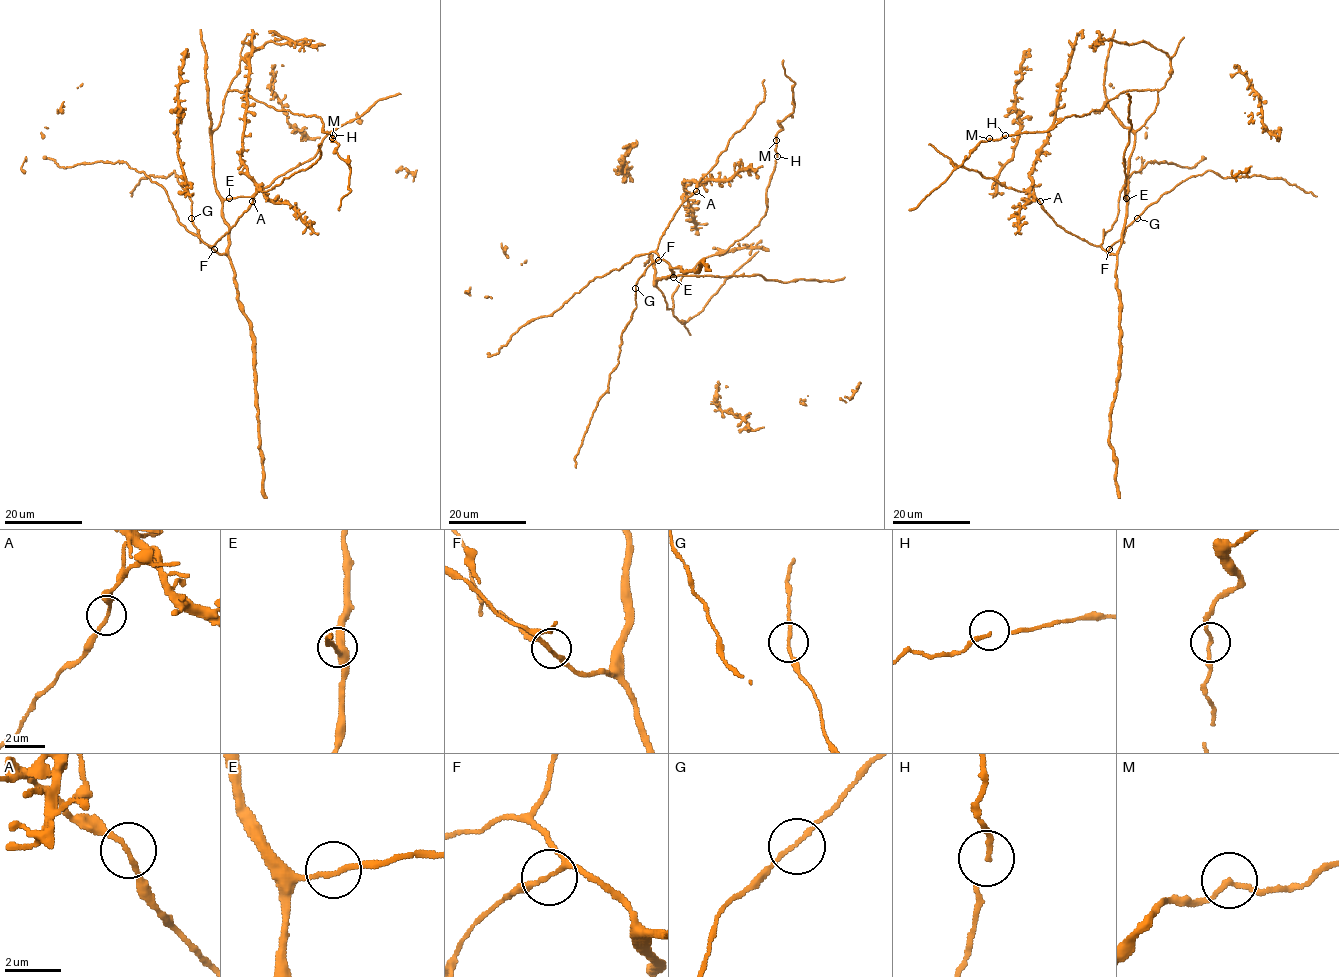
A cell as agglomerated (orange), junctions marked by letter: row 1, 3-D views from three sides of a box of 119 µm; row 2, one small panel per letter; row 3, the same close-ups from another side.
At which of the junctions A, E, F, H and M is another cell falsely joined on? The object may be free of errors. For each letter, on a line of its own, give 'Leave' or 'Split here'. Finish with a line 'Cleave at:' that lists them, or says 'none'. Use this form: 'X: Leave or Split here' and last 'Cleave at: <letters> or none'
A: Leave
E: Leave
F: Leave
H: Leave
M: Leave
Cleave at: none

